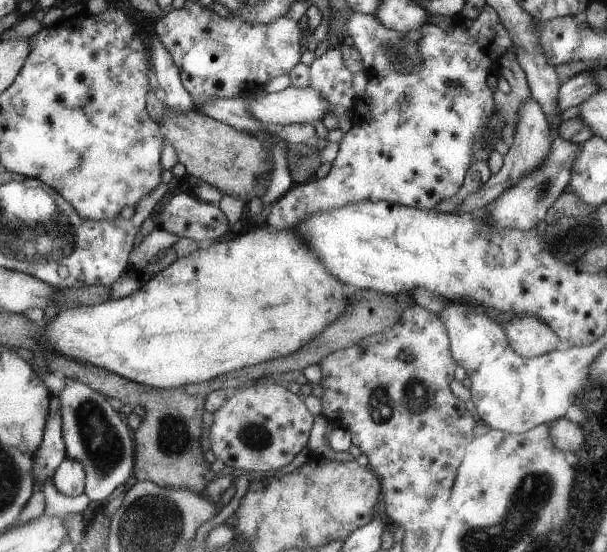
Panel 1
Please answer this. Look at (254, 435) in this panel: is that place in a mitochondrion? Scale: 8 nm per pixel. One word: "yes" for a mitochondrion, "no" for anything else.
yes

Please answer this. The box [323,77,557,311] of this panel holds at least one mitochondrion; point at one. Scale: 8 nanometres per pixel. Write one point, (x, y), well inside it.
(541, 191)

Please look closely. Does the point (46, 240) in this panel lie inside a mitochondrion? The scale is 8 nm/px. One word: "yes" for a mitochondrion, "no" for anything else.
yes

